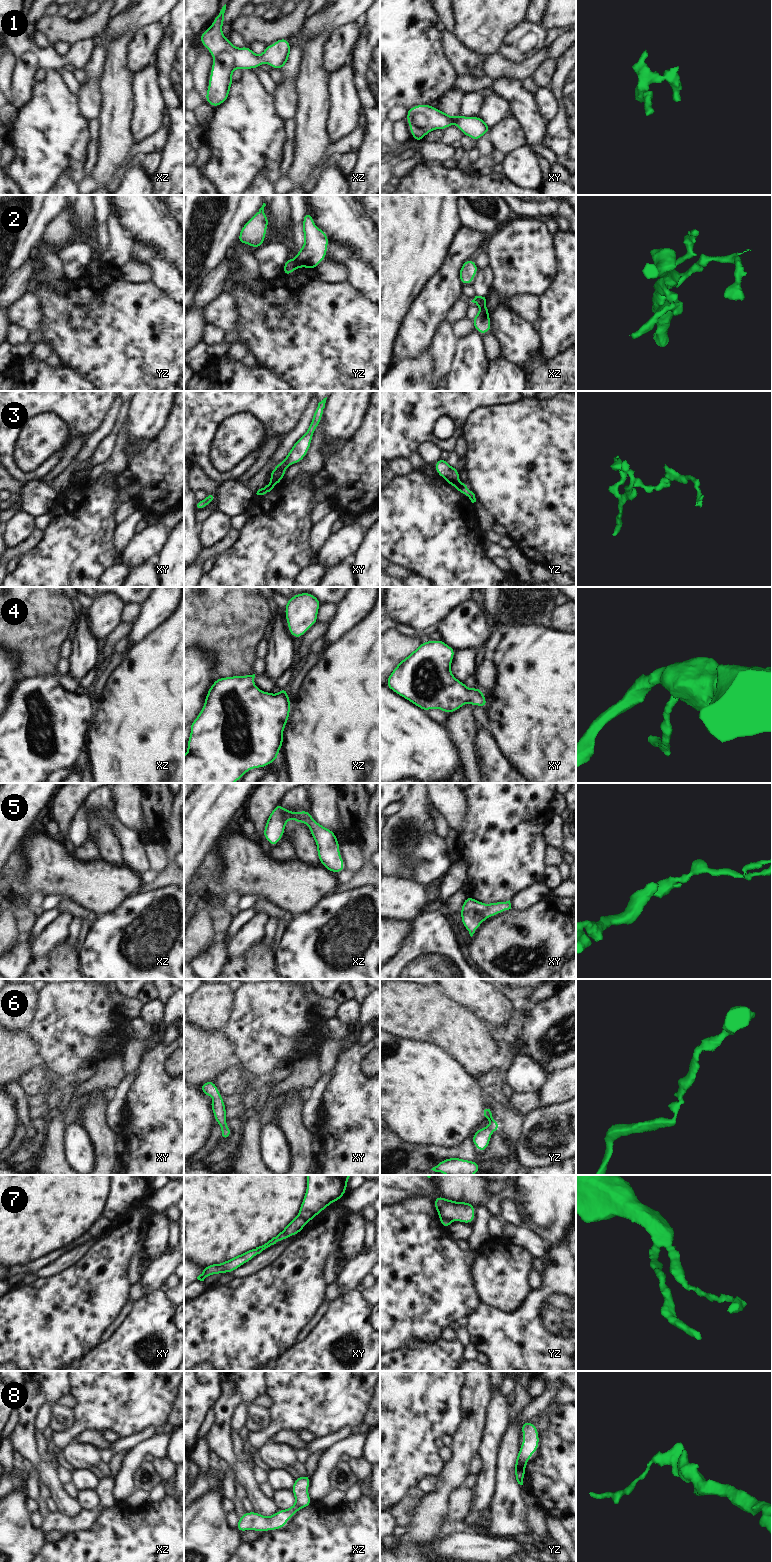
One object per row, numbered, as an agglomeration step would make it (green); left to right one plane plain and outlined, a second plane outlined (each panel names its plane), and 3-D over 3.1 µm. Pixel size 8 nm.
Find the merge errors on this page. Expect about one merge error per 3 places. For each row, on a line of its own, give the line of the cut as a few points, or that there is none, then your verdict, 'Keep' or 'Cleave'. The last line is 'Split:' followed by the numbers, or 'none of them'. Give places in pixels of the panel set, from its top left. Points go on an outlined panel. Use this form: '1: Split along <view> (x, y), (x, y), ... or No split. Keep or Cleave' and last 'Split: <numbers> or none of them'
1: No split. Keep
2: Split along yz (294, 259), (301, 266). Cleave
3: Split along yz (459, 483), (455, 486). Cleave
4: No split. Keep
5: No split. Keep
6: No split. Keep
7: Split along yz (439, 1216), (448, 1218), (451, 1221). Cleave
8: No split. Keep
Split: 2, 3, 7

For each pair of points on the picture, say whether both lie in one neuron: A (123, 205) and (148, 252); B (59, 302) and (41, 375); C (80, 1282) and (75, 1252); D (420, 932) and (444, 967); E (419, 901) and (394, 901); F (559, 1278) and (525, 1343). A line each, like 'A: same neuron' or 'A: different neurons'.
A: different neurons
B: different neurons
C: different neurons
D: same neuron
E: same neuron
F: same neuron

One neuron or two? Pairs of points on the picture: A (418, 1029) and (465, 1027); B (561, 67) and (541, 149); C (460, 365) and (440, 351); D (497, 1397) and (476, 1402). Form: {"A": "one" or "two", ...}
{"A": "one", "B": "two", "C": "two", "D": "two"}

